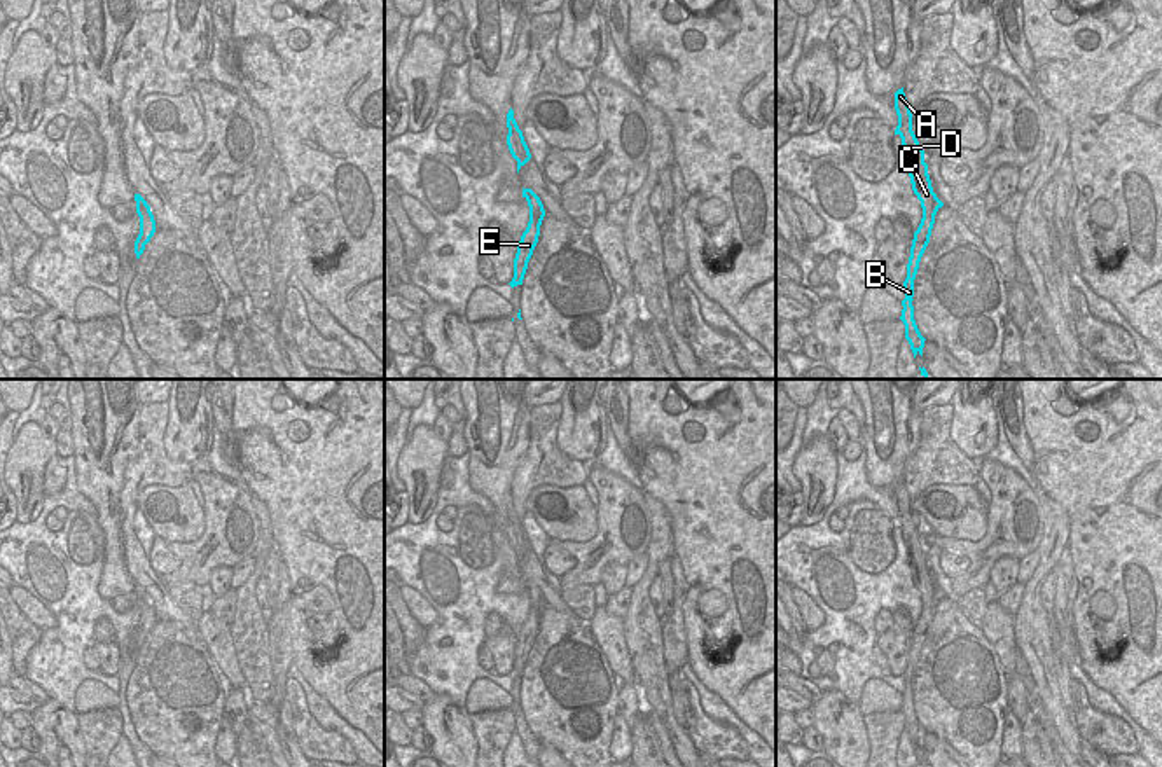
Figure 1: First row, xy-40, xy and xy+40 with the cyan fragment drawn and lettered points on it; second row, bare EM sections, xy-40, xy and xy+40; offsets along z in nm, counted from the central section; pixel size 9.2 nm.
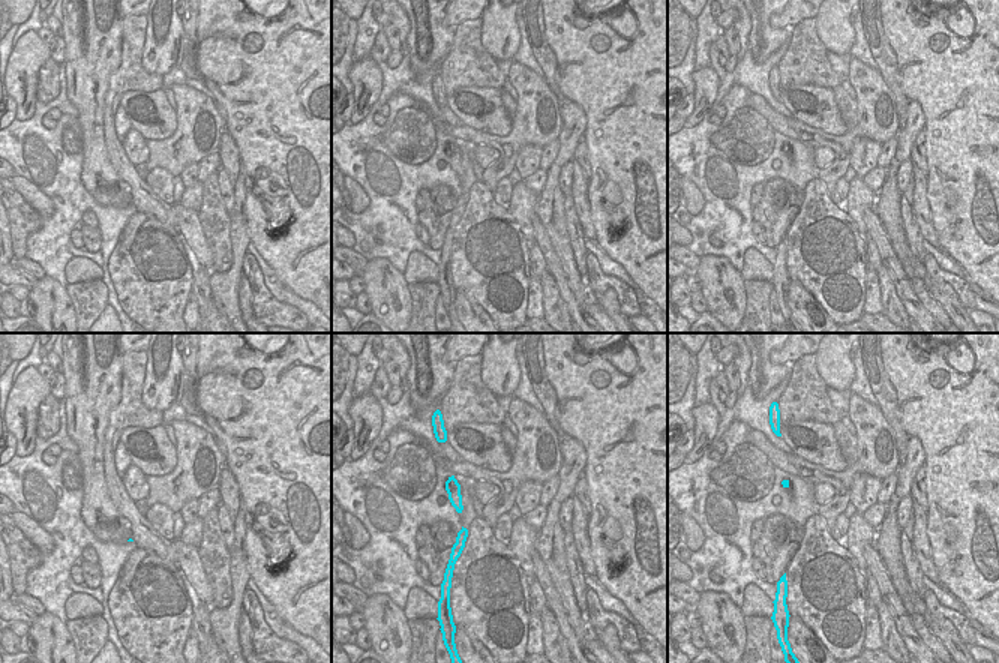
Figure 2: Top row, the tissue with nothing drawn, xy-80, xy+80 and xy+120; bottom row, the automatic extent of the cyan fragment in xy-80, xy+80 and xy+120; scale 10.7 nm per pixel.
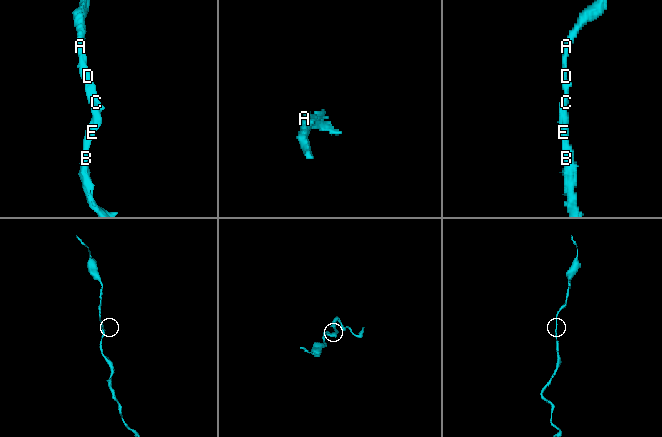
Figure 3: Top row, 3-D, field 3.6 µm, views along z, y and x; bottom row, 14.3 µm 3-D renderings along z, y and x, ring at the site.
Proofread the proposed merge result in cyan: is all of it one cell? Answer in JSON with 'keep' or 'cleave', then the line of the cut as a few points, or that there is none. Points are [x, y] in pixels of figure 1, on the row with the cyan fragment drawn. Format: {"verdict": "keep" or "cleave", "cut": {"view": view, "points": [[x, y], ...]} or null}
{"verdict": "keep", "cut": null}

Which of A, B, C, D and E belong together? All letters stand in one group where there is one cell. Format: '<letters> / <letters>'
A B C D E

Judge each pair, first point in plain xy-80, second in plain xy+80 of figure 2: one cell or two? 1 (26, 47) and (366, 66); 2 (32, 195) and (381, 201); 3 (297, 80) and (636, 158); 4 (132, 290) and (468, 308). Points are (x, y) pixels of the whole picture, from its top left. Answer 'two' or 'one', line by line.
1: one
2: two
3: one
4: two

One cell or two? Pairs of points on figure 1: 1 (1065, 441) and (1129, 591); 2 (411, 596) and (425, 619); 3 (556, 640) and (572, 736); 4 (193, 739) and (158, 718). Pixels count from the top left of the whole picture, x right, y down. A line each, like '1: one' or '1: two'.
1: one
2: one
3: one
4: one

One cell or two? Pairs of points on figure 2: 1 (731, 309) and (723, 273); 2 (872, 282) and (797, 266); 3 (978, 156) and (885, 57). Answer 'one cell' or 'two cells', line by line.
1: one cell
2: two cells
3: two cells

